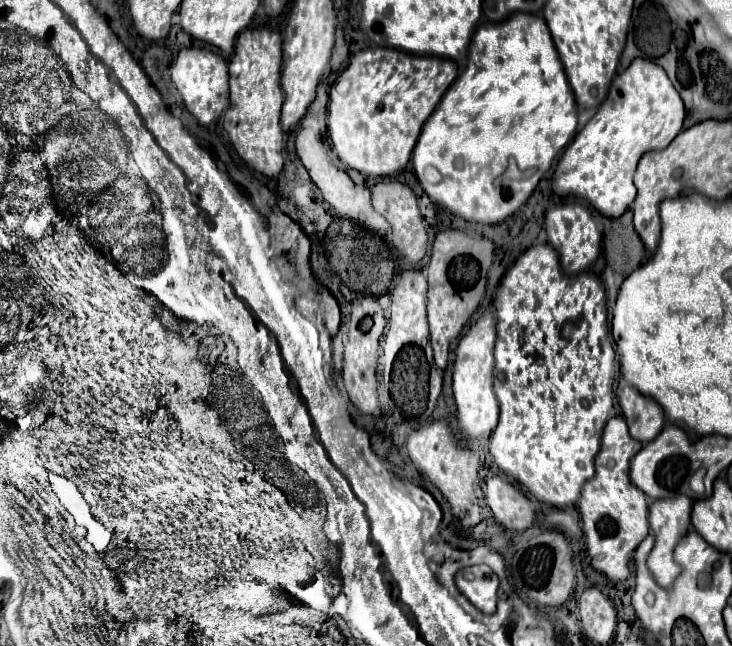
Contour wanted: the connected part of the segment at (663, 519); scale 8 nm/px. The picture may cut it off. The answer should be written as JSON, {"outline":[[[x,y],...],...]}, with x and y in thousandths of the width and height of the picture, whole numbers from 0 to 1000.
{"outline":[[[921,768],[921,771],[904,771],[904,774],[893,774],[888,780],[888,799],[885,799],[885,811],[893,824],[893,848],[883,867],[883,876],[891,889],[891,895],[896,898],[896,904],[913,910],[918,907],[918,901],[929,892],[929,876],[921,870],[921,848],[926,842],[929,833],[934,833],[940,827],[943,817],[943,789],[945,789],[945,774],[940,768]]]}

